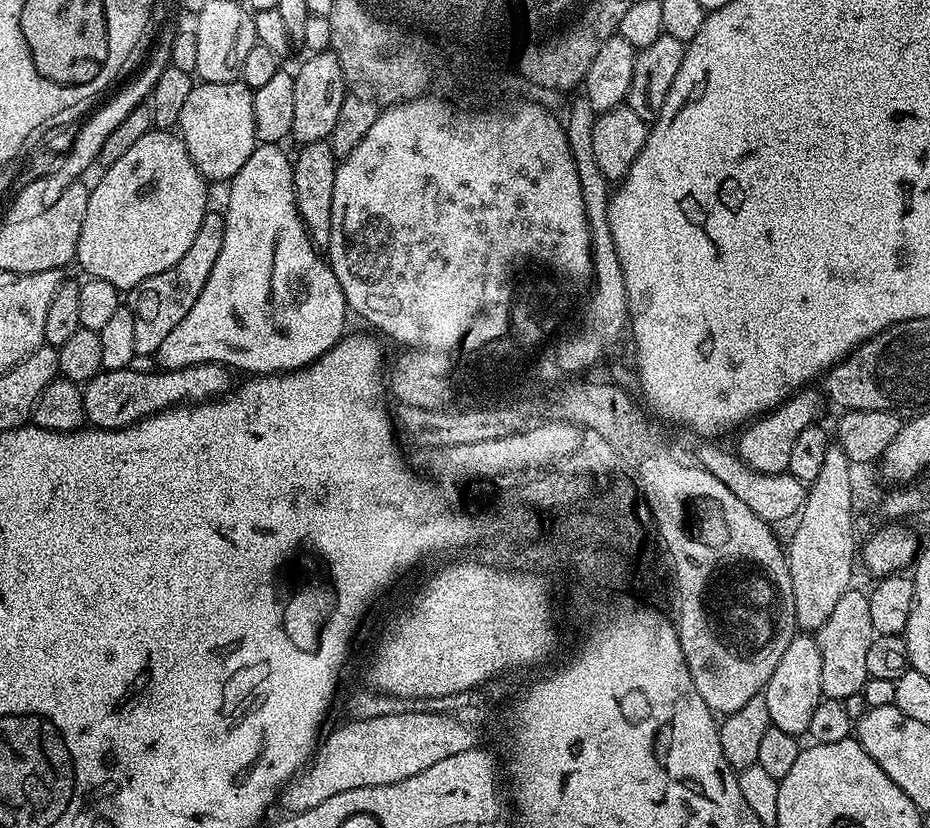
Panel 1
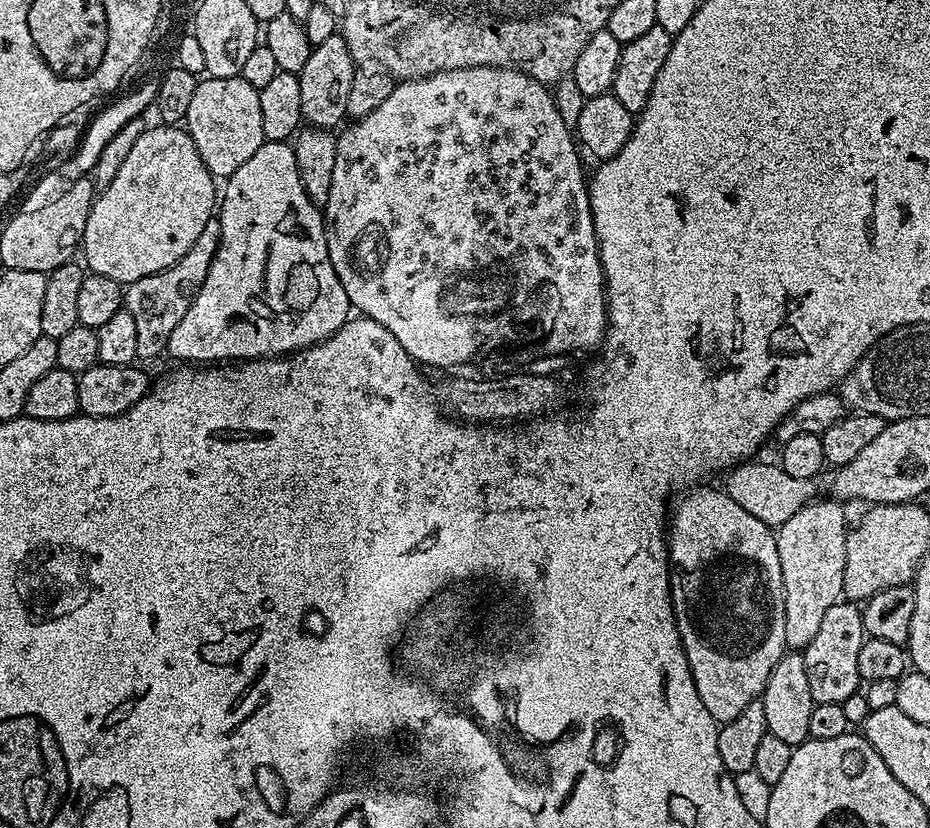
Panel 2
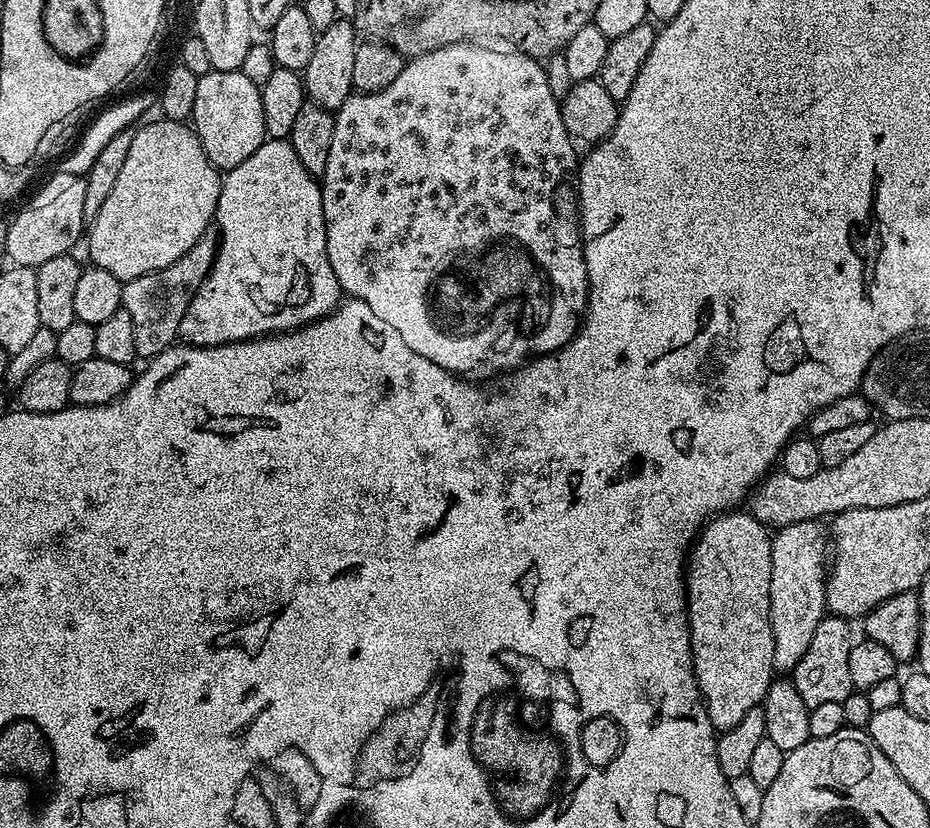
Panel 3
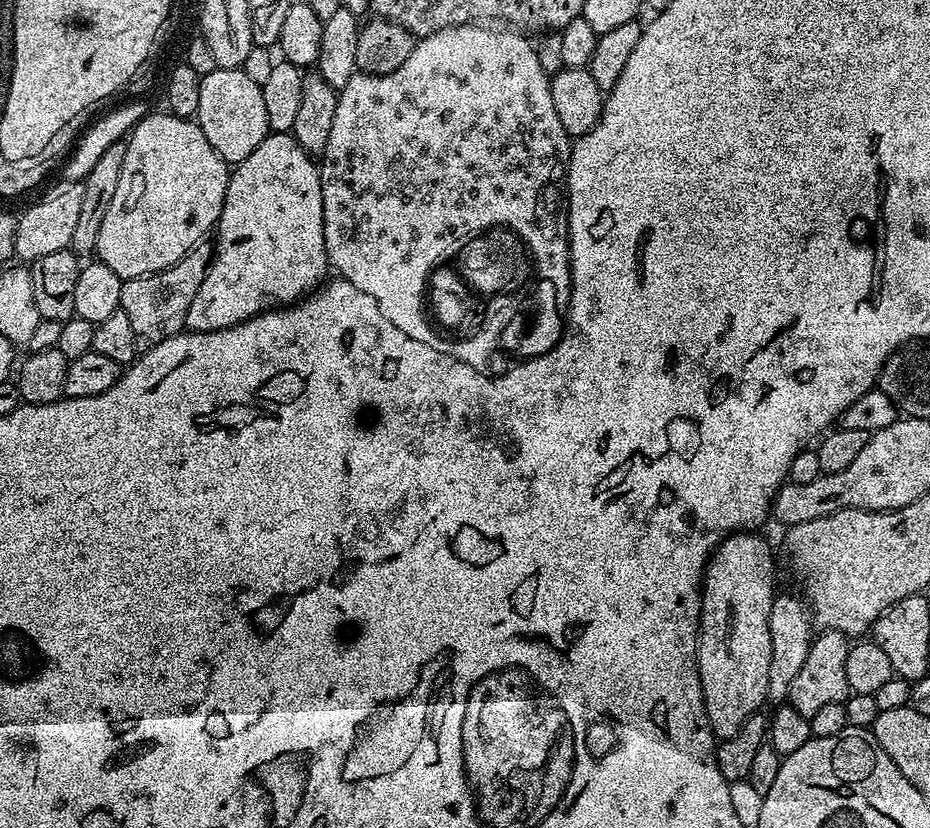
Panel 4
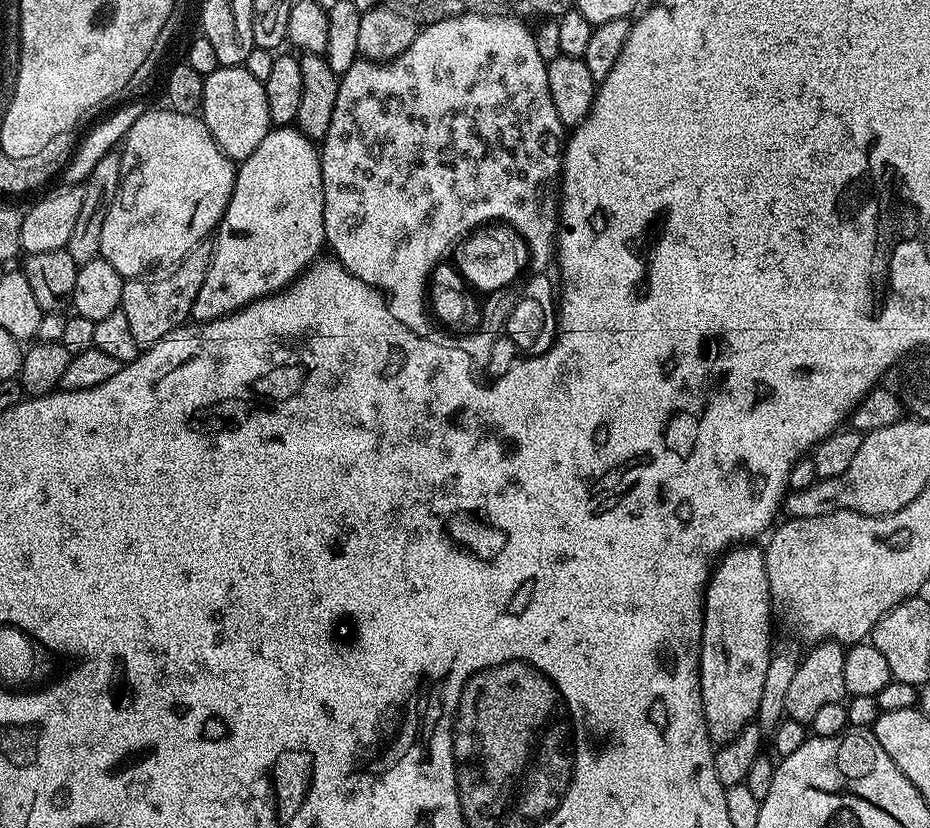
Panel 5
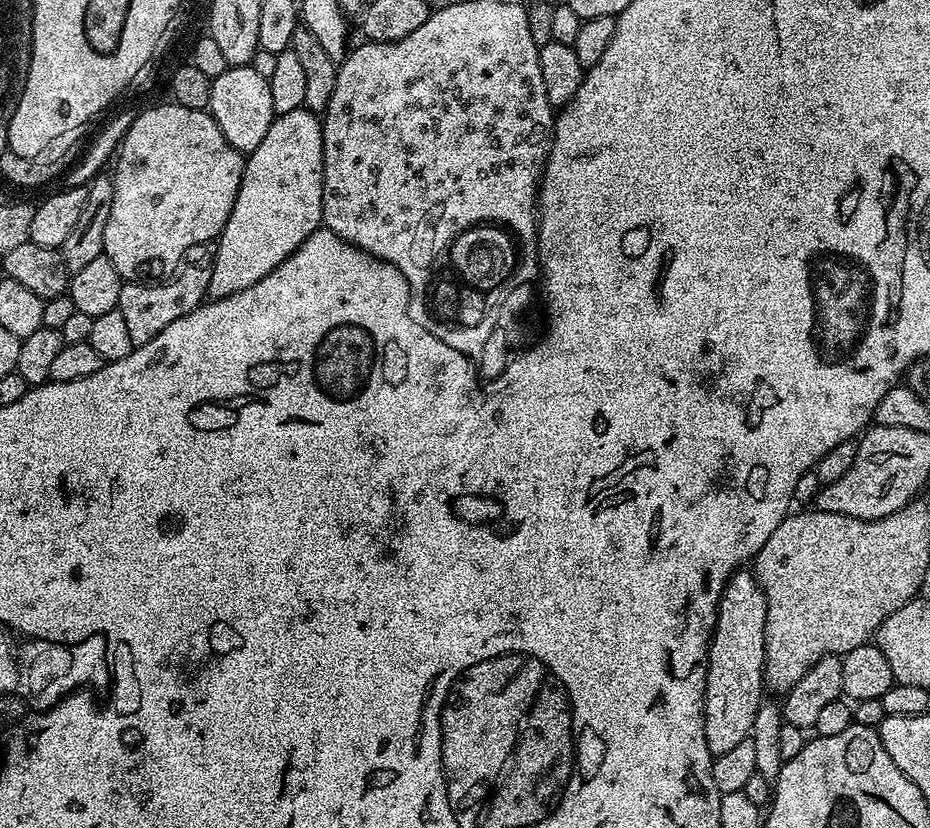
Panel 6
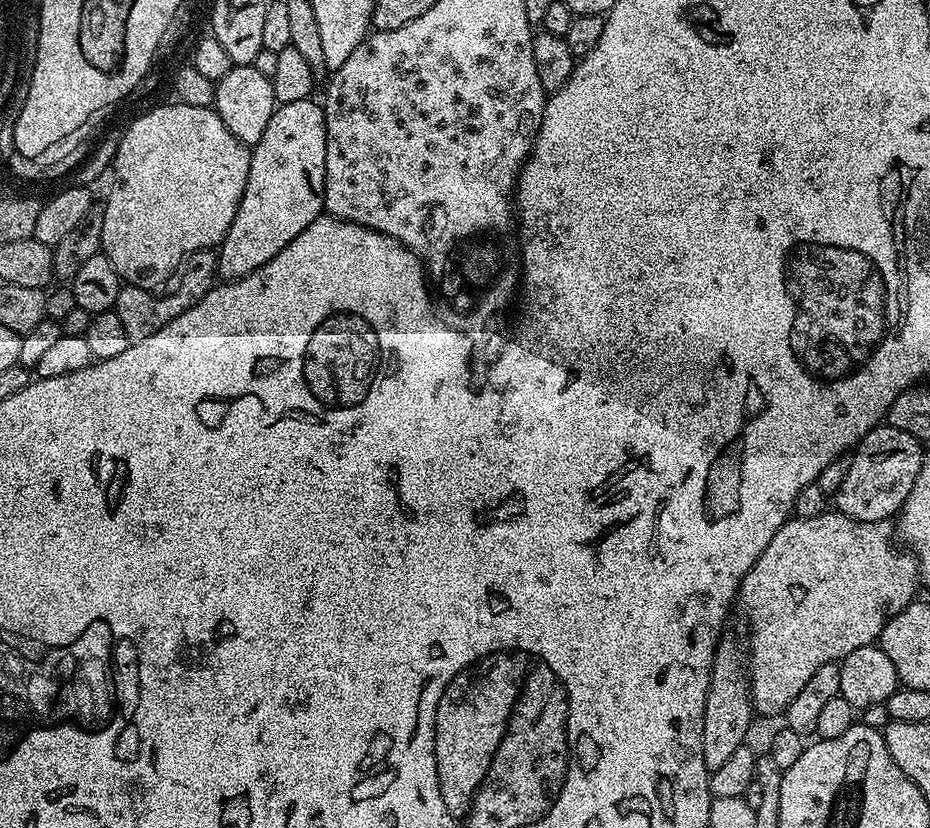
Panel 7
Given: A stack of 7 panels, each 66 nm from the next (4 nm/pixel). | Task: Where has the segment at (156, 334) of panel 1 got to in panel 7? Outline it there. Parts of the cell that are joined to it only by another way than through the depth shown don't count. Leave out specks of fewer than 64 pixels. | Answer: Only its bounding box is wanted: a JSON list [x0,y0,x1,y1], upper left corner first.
[115,250,218,344]

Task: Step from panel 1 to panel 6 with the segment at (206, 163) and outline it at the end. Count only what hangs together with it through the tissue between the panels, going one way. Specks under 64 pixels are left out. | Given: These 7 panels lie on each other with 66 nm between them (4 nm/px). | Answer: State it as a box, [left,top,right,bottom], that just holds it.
[207,66,276,154]

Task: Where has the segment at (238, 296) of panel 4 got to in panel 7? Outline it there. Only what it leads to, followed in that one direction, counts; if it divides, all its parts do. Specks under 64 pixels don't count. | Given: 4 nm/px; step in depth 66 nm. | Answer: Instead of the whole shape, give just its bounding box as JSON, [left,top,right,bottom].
[218,99,326,281]

